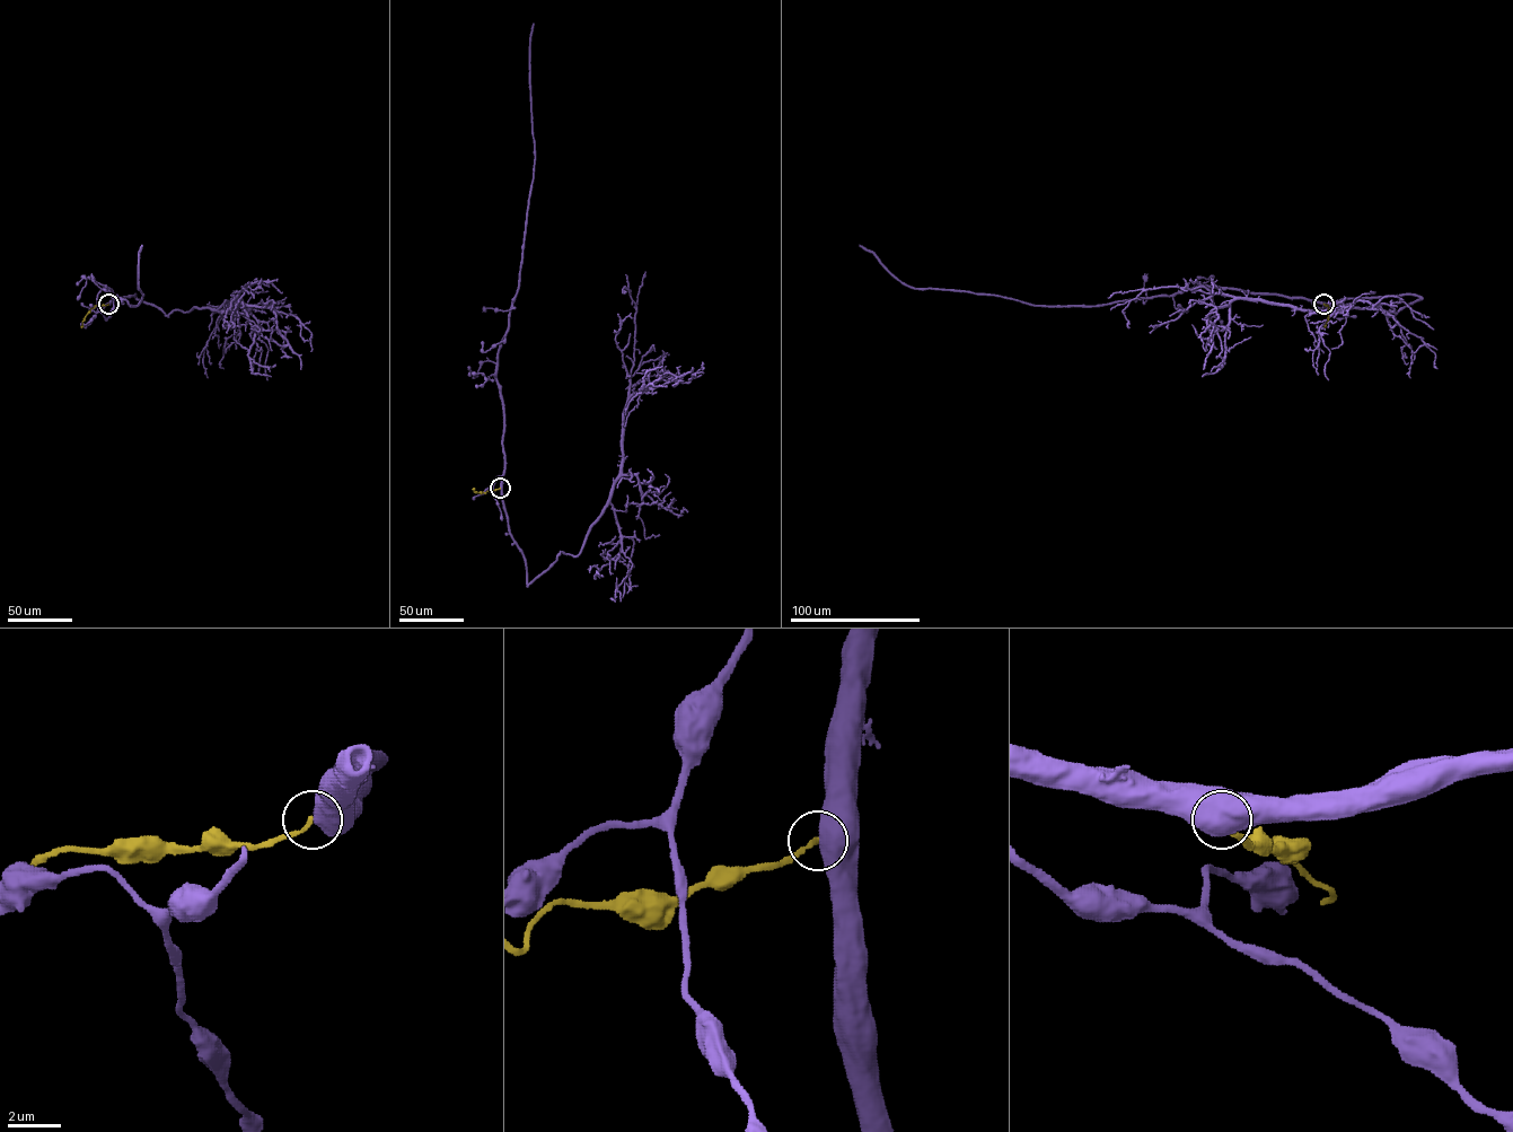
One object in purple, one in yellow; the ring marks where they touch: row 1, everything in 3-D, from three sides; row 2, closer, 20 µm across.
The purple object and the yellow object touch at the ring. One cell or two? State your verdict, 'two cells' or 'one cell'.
two cells

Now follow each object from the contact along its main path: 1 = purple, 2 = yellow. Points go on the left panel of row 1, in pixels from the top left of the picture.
1: (108, 304), (134, 295), (167, 316), (193, 308), (227, 310), (243, 287), (244, 294), (231, 315), (232, 327)
2: (108, 304), (90, 308), (81, 327)

